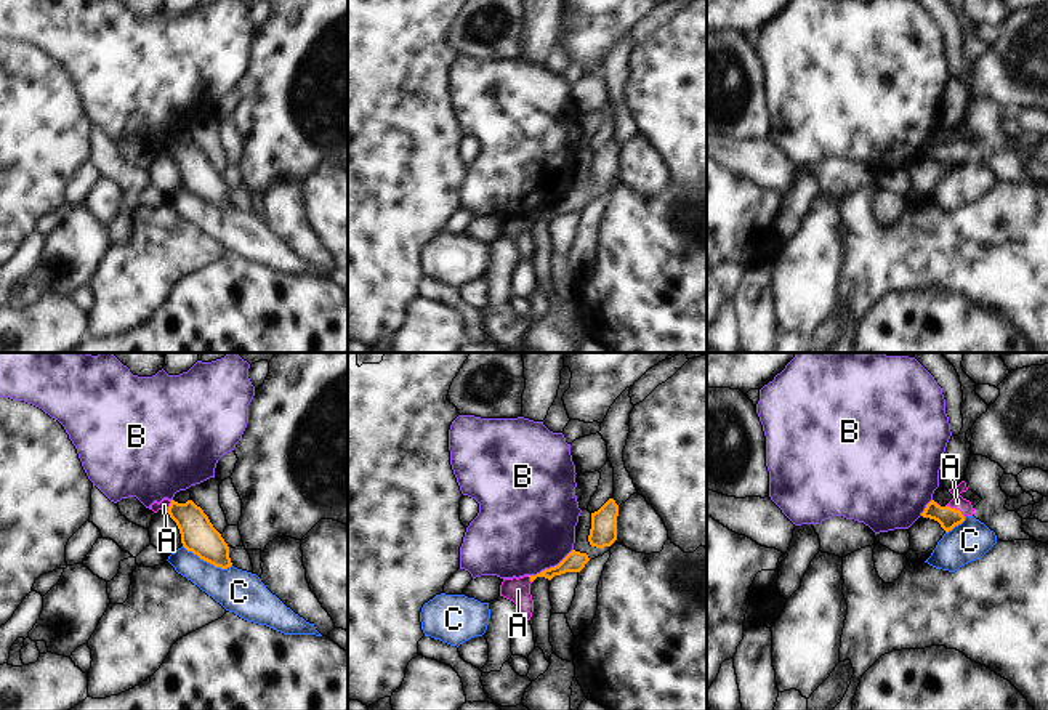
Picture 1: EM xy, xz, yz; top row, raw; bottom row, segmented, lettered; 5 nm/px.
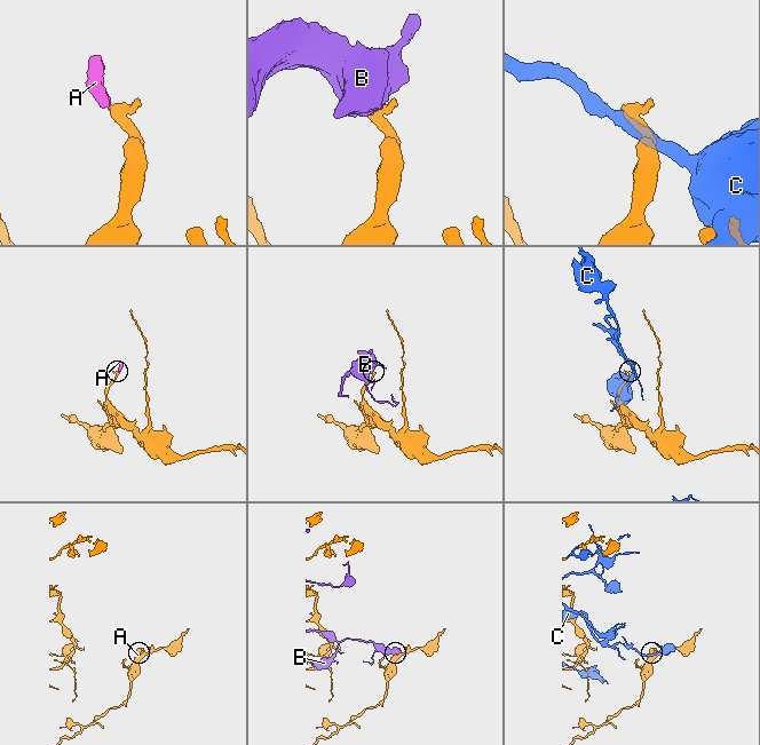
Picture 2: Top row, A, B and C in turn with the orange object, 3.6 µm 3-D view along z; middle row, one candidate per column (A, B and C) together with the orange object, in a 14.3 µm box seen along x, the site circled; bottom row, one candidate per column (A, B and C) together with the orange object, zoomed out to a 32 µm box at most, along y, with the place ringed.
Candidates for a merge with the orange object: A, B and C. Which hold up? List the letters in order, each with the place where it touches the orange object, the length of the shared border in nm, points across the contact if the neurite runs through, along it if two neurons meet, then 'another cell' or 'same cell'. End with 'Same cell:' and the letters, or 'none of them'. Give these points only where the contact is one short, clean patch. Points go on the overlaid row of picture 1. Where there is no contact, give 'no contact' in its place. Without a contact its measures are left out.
A: yz (955, 510) | 120 nm | across yz (946, 516), (955, 510), (957, 502) | same cell
B: xz (550, 568) | 260 nm | along xz (572, 548), (556, 564), (529, 576) | another cell
C: xy (207, 561) | 260 nm | another cell
Same cell: A

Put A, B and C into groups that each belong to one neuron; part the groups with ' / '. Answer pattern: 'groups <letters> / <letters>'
groups A / B / C

